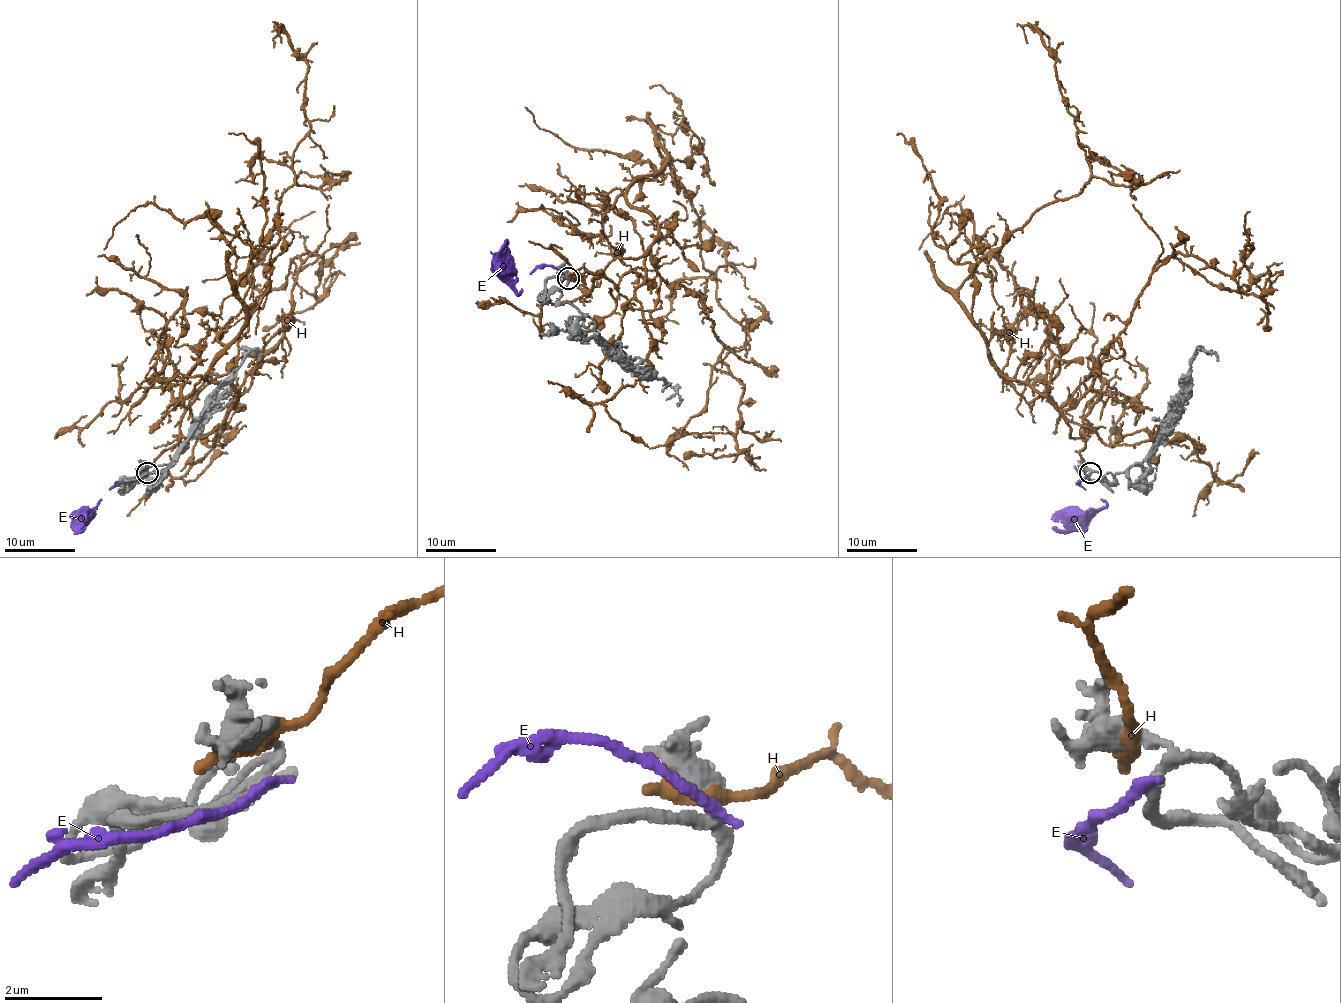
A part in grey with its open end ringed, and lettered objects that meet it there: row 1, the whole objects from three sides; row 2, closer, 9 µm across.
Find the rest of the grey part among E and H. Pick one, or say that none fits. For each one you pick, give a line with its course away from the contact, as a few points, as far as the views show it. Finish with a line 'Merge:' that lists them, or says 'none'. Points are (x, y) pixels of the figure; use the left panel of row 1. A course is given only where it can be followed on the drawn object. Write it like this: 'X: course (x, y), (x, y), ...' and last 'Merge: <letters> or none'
Merge: none

